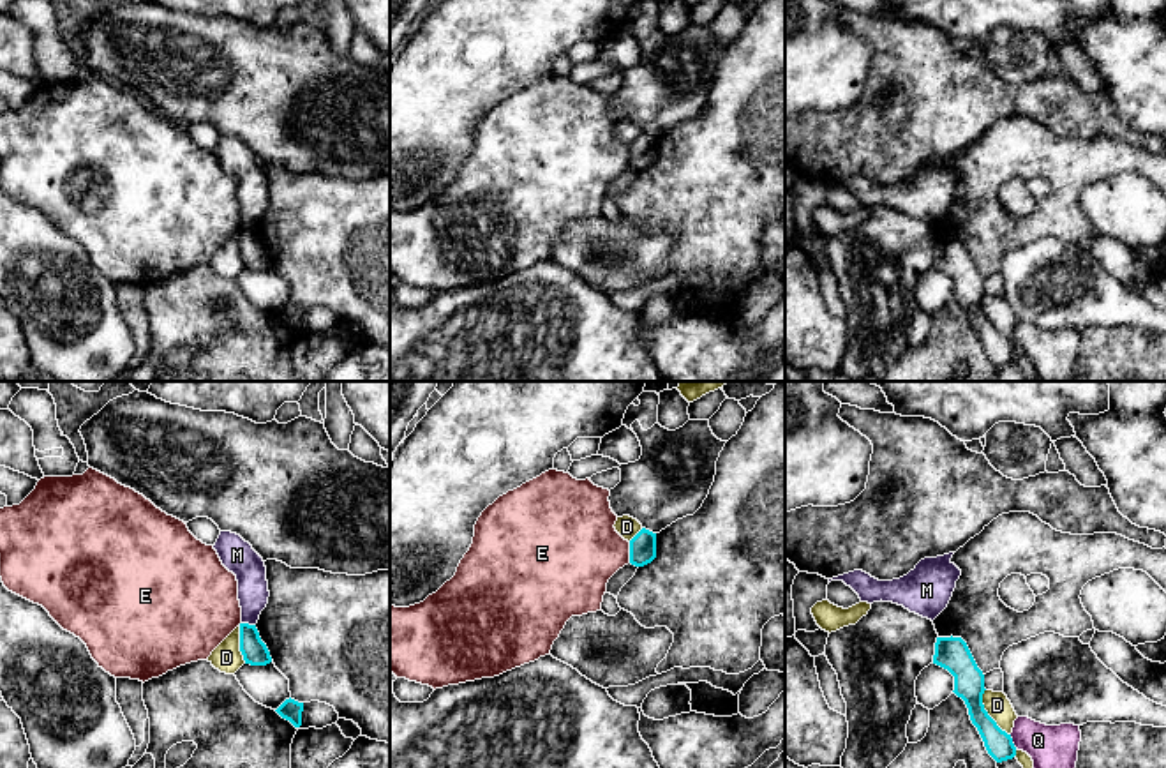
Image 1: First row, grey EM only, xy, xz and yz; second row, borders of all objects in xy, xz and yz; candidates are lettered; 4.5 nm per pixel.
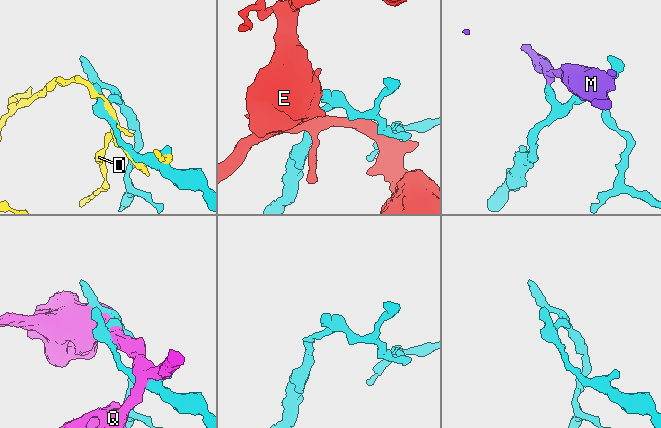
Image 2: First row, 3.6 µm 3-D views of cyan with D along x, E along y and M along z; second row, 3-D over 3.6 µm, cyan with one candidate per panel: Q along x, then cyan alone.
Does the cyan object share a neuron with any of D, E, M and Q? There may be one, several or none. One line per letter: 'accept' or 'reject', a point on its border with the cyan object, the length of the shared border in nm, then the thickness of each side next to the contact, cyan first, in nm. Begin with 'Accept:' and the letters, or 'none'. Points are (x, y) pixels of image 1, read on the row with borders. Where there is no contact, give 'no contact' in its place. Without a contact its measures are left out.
Accept: none
D: reject | yz (986, 714) | 240 nm | 140/120 nm
E: reject | xz (630, 553) | 100 nm | 130/400 nm
M: reject | xy (247, 624) | 70 nm | 120/140 nm
Q: reject | yz (1011, 742) | 70 nm | 120/190 nm

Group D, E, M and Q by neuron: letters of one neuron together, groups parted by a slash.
D / E / M / Q

